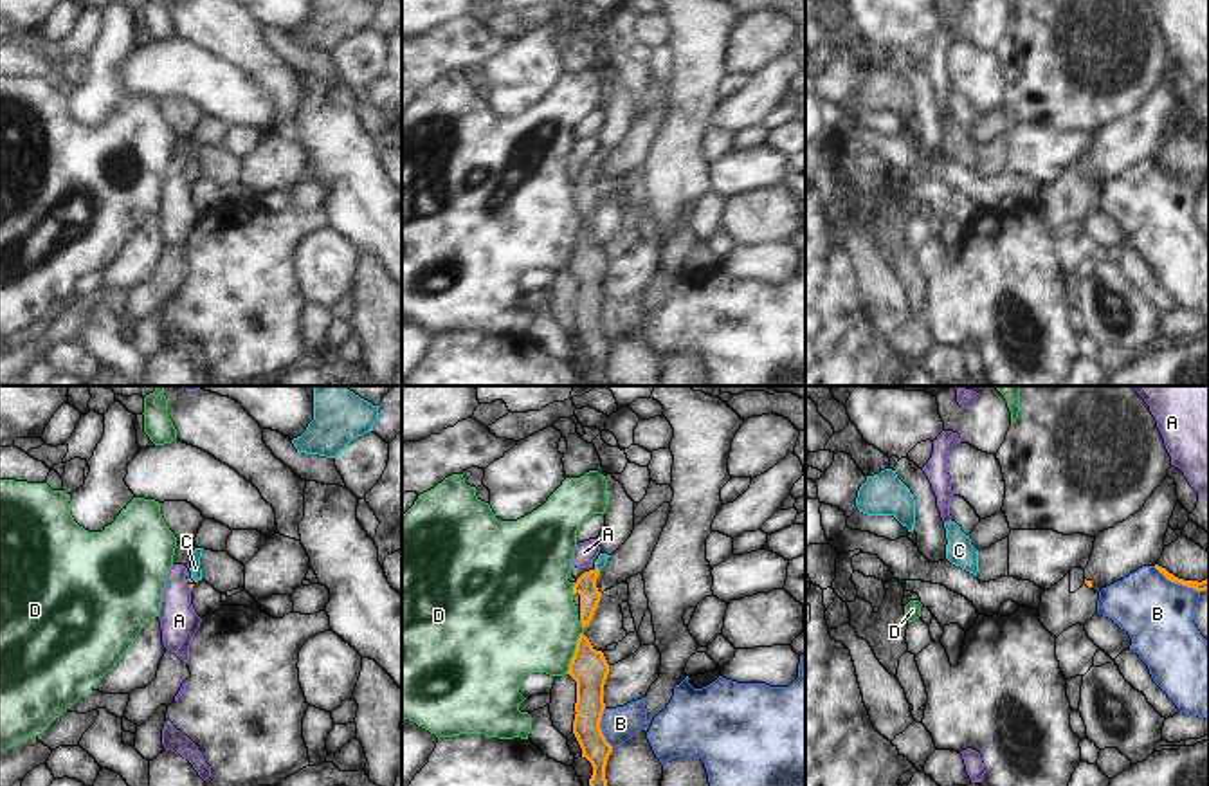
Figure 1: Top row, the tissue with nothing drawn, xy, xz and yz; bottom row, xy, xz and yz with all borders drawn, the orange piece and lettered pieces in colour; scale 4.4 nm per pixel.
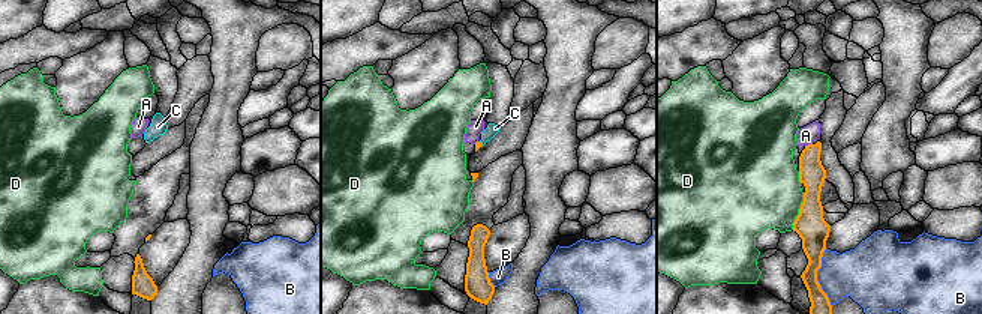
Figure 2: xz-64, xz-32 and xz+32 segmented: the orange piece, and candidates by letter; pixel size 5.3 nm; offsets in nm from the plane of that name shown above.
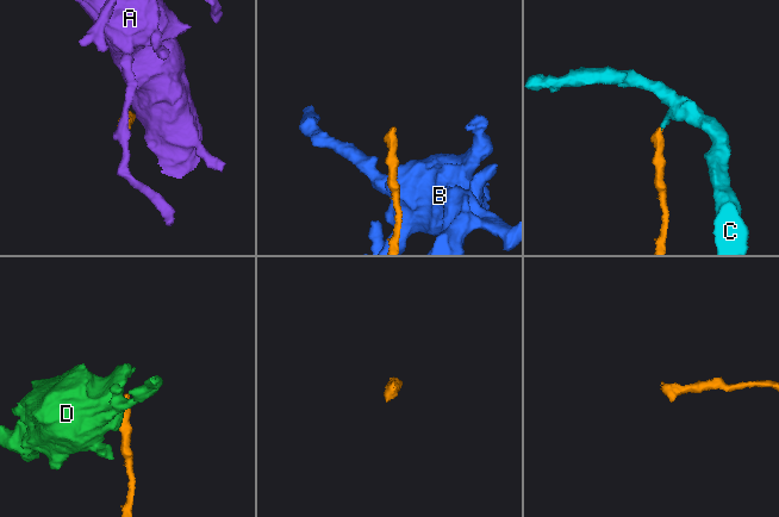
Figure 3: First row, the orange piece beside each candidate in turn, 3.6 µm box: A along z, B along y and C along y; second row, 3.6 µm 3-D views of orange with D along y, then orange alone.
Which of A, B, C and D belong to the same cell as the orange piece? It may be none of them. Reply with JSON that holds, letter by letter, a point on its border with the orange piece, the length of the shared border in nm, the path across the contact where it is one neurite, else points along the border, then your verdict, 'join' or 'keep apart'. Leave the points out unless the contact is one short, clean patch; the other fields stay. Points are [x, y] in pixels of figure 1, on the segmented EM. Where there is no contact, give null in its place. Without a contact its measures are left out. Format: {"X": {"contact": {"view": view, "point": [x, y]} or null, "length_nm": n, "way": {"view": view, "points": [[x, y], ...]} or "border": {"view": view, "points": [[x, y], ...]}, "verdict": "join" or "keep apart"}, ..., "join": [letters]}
{"A": {"contact": {"view": "xy", "point": [190, 586]}, "length_nm": 30, "border": {"view": "xy", "points": [[188, 584], [191, 588]]}, "verdict": "keep apart"}, "B": {"contact": {"view": "yz", "point": [1177, 583]}, "length_nm": 240, "border": {"view": "yz", "points": [[1154, 566], [1168, 579], [1199, 592]]}, "verdict": "keep apart"}, "C": {"contact": {"view": "xz", "point": [595, 568]}, "length_nm": 30, "way": {"view": "xz", "points": [[586, 584], [595, 568], [602, 557]]}, "verdict": "join"}, "D": {"contact": {"view": "xz", "point": [575, 653]}, "length_nm": 200, "border": {"view": "xz", "points": [[582, 631], [566, 673]]}, "verdict": "keep apart"}, "join": ["C"]}

